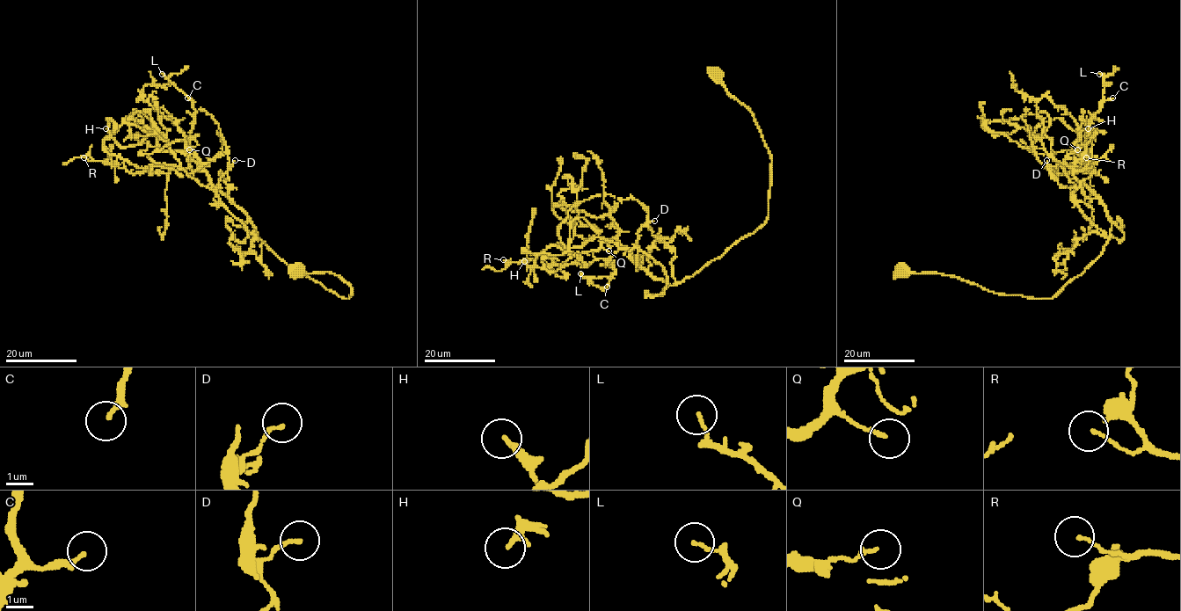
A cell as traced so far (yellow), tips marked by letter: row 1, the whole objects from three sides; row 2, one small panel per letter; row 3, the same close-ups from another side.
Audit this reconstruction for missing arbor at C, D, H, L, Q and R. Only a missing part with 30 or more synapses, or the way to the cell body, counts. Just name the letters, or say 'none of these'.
L

